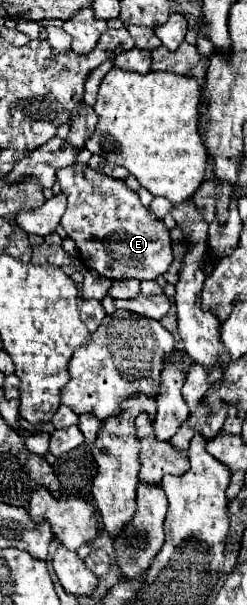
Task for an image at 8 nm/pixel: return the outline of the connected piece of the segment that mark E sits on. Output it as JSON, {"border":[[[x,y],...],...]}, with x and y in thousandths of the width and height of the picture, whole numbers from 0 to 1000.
{"border":[[[356,273],[235,279],[227,299],[243,302],[251,319],[275,326],[251,375],[267,379],[275,392],[308,398],[324,428],[356,445],[437,458],[445,464],[583,464],[672,451],[696,431],[688,385],[672,372],[567,336],[559,322],[526,316],[502,299],[397,286]]]}

